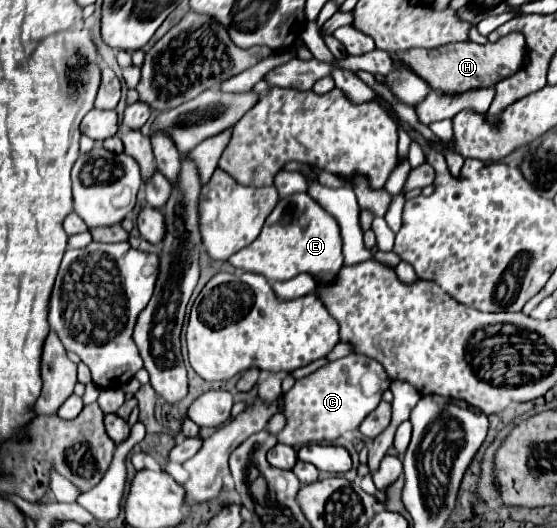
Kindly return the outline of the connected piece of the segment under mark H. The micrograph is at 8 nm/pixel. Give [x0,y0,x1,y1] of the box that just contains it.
[393,32,526,92]

